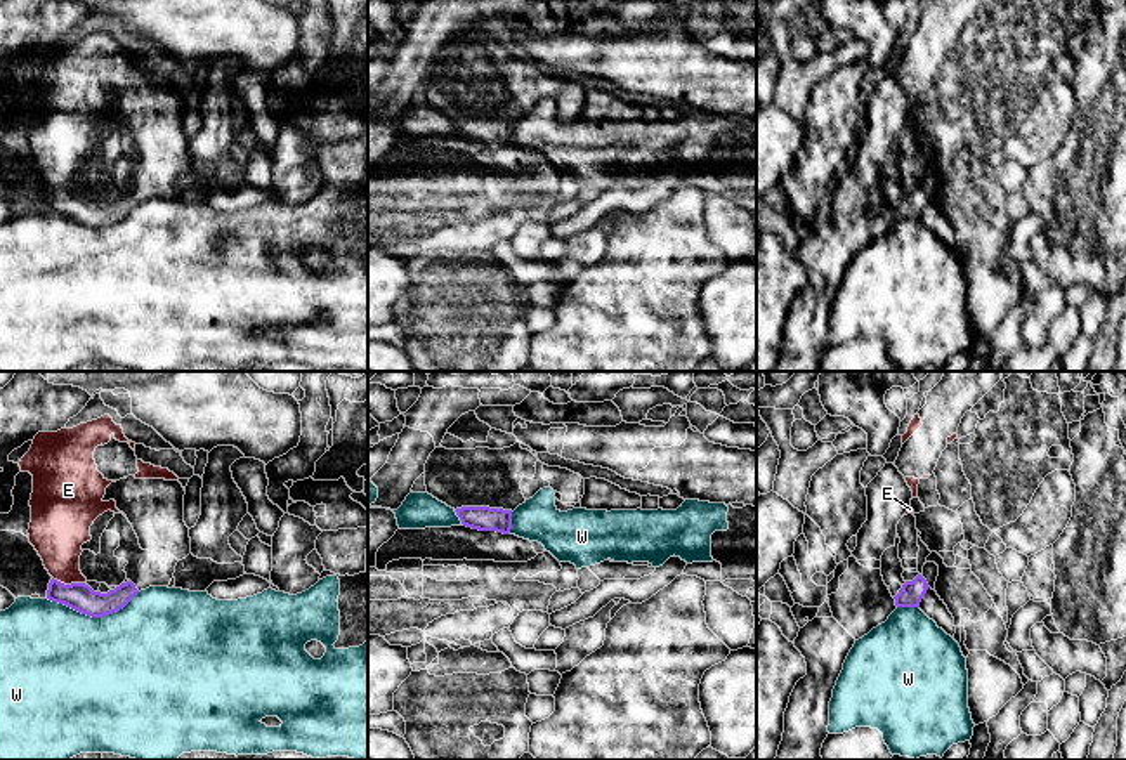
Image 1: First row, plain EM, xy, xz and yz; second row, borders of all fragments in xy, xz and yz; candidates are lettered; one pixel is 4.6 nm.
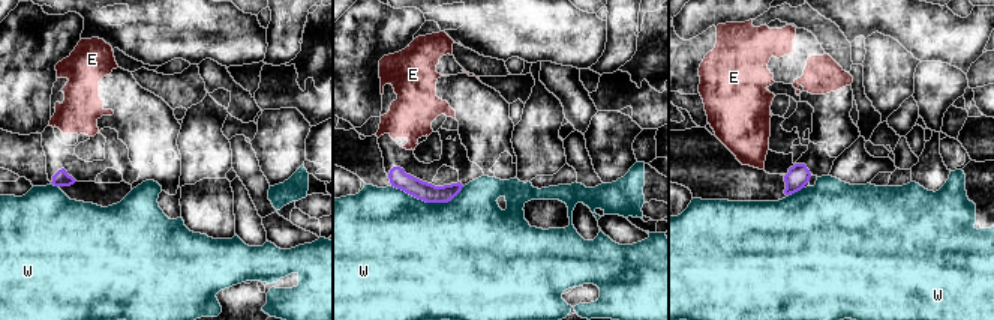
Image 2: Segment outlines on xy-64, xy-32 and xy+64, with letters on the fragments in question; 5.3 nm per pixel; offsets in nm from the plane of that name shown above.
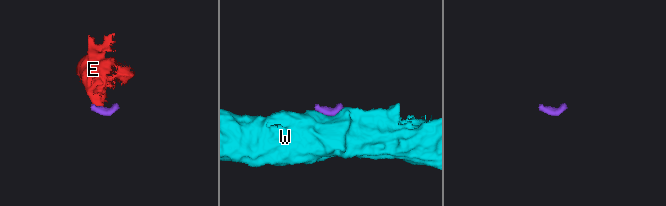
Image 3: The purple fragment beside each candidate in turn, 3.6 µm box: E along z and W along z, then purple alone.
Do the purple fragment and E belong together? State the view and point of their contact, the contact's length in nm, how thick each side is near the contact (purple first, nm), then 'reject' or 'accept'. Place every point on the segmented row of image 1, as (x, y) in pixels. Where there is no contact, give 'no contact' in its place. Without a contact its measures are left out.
xy (68, 585) | 160 nm | 130/260 nm | accept

